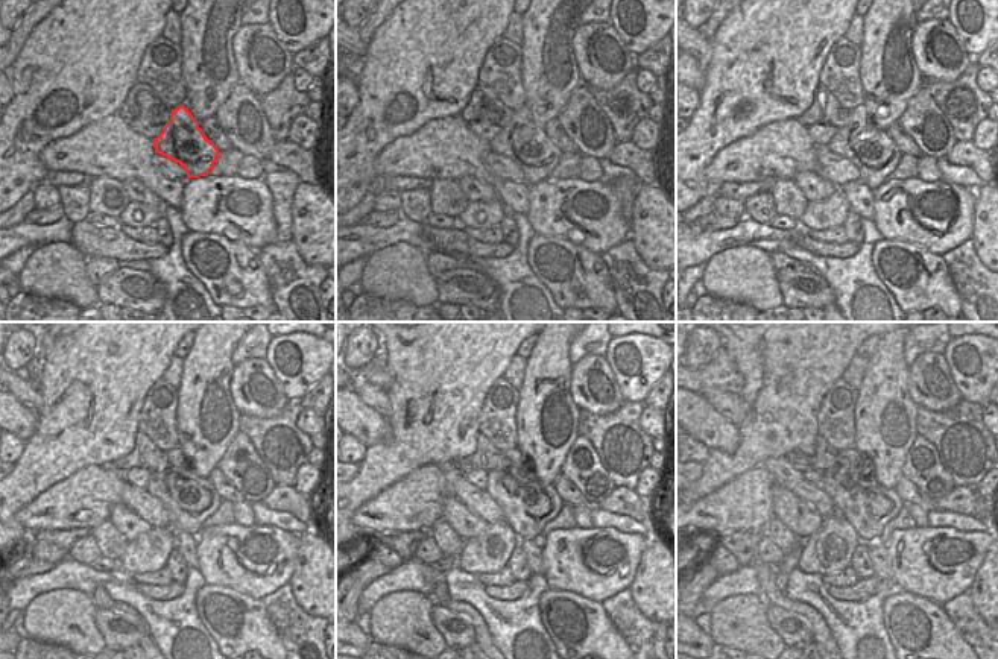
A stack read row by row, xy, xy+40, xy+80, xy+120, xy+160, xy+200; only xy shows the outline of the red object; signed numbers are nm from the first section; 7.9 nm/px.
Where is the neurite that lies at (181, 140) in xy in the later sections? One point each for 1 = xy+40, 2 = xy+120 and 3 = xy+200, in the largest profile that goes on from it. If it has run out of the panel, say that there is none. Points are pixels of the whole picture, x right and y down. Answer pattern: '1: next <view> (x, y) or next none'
1: next xy+40 (521, 140)
2: next xy+120 (190, 500)
3: next xy+200 (866, 506)

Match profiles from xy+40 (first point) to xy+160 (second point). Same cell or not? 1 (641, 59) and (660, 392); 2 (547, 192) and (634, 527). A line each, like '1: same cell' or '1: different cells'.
1: same cell
2: different cells

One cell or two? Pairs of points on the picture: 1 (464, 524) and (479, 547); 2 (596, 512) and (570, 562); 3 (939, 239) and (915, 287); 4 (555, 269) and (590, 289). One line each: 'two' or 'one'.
1: two
2: two
3: two
4: one

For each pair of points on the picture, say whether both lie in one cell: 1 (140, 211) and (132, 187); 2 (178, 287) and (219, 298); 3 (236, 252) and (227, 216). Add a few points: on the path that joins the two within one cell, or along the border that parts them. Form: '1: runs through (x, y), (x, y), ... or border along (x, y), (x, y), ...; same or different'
1: border along (131, 201), (155, 205), (161, 216); different
2: border along (187, 266), (208, 295), (221, 305); different
3: border along (198, 233), (217, 233), (255, 249); different

